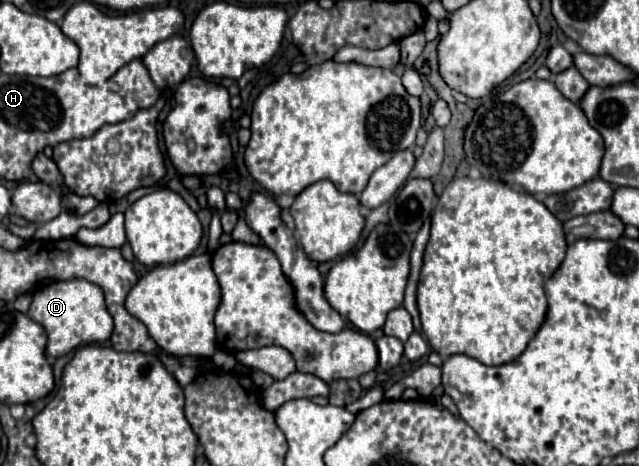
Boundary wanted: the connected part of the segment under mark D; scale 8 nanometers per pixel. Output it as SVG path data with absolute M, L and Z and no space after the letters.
M65 280L45 286L43 290L33 294L33 302L29 306L27 316L45 328L47 332L45 354L51 358L65 356L81 344L105 342L113 332L113 318L107 312L103 292L99 286L87 280Z

